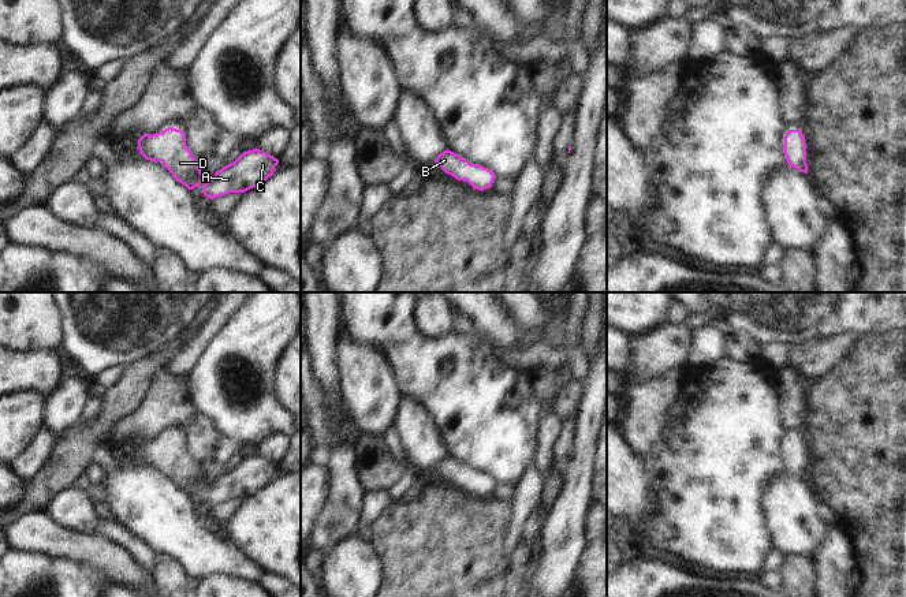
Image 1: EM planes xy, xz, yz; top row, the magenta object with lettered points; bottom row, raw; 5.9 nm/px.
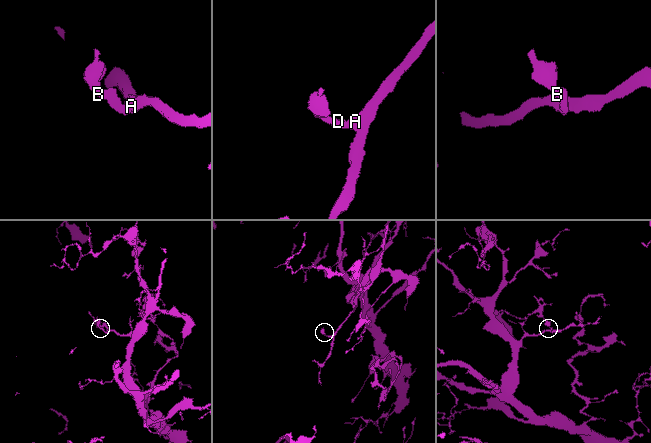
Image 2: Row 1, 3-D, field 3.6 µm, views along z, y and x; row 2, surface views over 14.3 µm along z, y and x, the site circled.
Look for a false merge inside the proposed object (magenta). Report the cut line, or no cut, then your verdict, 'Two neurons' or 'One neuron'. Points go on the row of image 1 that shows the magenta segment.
No split. One neuron

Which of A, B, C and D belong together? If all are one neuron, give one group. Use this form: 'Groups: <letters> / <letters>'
Groups: A B C D

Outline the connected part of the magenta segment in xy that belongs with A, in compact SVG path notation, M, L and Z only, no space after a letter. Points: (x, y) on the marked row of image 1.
M253 149L243 152L234 163L216 171L204 186L204 195L213 199L228 193L245 193L273 175L279 160Z

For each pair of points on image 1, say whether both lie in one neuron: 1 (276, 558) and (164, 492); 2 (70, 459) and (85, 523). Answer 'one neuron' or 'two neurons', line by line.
1: two neurons
2: two neurons

